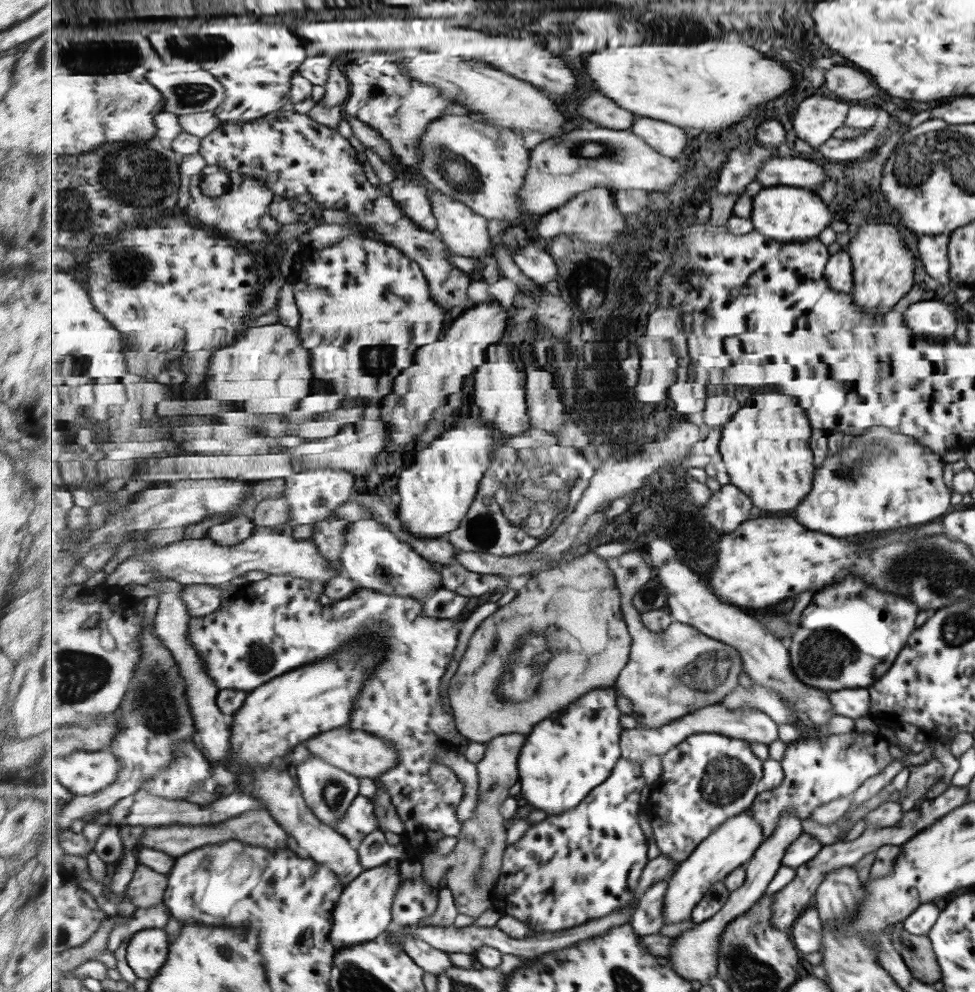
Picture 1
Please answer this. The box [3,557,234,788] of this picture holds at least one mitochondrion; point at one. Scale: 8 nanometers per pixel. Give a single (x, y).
(165, 711)

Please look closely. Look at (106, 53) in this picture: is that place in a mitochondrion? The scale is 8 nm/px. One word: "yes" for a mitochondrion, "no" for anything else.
no

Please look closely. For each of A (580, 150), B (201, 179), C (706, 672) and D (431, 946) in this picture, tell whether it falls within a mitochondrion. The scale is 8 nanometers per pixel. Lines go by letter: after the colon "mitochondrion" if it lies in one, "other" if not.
A: mitochondrion
B: other
C: mitochondrion
D: other

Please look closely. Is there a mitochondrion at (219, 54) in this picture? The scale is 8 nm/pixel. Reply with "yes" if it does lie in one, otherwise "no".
yes

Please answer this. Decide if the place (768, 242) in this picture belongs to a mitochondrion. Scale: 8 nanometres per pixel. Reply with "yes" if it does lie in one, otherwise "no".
no

